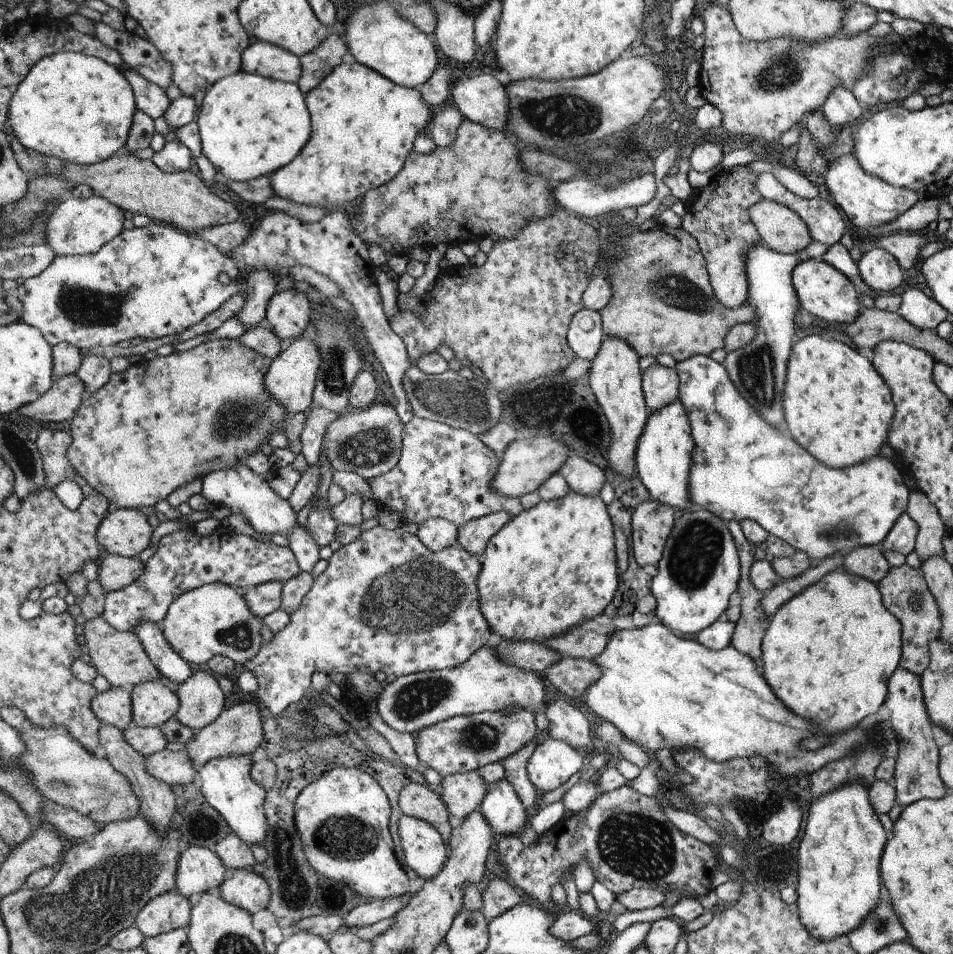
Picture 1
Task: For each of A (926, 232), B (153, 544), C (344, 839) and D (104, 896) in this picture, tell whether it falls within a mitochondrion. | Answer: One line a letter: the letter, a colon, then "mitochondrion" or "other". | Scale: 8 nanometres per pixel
A: other
B: other
C: mitochondrion
D: mitochondrion

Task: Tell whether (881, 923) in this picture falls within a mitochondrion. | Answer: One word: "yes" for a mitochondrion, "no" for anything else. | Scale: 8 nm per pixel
yes

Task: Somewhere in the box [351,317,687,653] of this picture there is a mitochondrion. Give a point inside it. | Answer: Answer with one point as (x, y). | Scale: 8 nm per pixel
(417, 595)

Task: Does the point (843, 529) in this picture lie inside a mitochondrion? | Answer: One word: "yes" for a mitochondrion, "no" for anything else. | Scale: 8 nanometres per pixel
yes

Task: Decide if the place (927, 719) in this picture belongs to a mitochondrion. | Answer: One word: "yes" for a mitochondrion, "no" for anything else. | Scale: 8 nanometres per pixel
no

